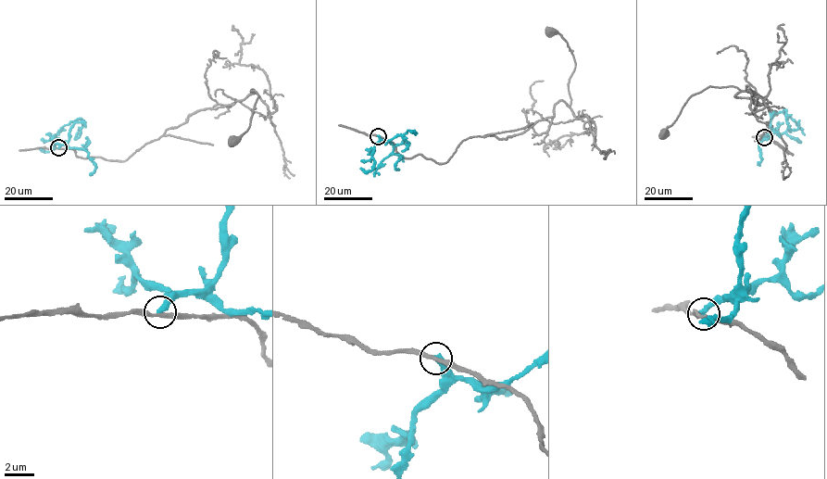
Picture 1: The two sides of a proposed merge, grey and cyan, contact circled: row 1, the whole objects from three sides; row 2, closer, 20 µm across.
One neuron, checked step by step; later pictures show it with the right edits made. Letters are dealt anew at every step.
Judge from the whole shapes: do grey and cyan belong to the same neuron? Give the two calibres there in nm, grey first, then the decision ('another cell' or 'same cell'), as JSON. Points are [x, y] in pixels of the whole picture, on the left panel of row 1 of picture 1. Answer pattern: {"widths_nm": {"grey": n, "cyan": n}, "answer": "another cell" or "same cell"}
{"widths_nm": {"grey": 280, "cyan": 400}, "answer": "another cell"}

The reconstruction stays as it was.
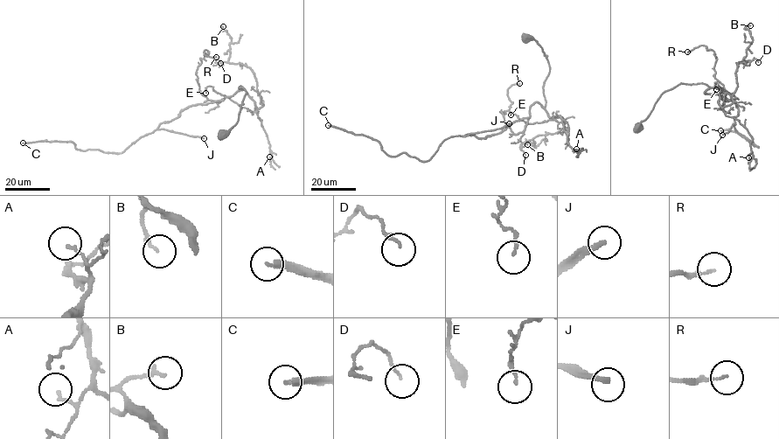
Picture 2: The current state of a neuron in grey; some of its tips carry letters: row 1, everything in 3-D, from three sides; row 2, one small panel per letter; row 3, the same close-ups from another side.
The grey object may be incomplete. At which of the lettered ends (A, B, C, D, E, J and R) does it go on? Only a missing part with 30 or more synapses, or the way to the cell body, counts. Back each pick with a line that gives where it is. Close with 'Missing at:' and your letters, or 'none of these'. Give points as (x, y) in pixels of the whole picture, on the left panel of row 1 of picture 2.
C: Place: (23, 142)
J: Place: (204, 138)
Missing at: C, J

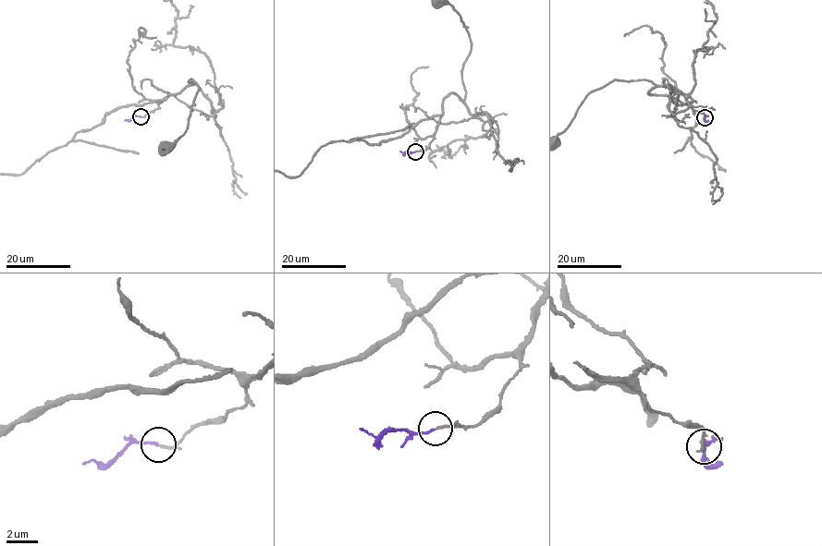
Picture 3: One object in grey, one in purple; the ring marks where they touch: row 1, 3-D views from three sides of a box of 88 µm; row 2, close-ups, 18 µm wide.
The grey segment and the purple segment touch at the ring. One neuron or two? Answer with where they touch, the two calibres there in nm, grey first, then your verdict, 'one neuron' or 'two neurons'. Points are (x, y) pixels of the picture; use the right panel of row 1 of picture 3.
place (705, 117); calibres 110 and 140 nm; one neuron

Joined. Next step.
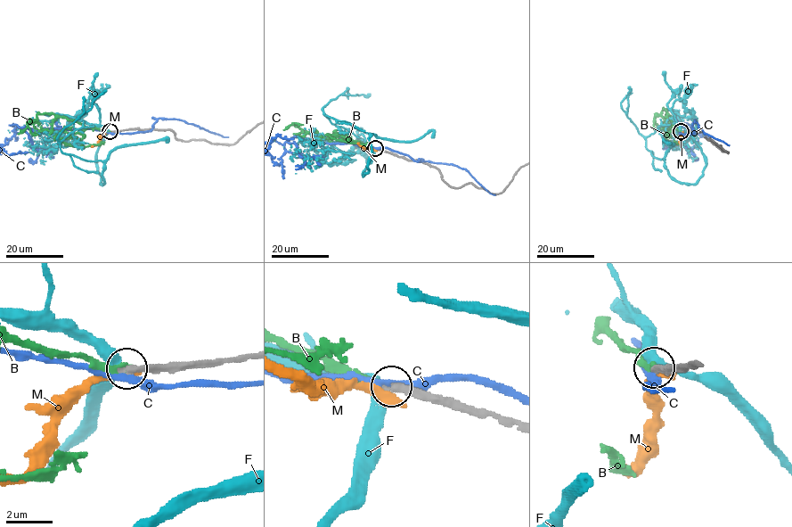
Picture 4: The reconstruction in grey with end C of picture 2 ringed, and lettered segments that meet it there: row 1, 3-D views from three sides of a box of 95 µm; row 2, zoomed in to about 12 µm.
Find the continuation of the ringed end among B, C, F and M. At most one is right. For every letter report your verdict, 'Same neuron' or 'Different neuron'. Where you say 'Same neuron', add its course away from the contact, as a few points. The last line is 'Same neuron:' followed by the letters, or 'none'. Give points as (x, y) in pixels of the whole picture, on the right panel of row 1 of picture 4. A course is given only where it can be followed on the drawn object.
B: Same neuron. Its course: (681, 131), (672, 125), (664, 109), (655, 119), (655, 129)
C: Different neuron
F: Different neuron
M: Different neuron
Same neuron: B

